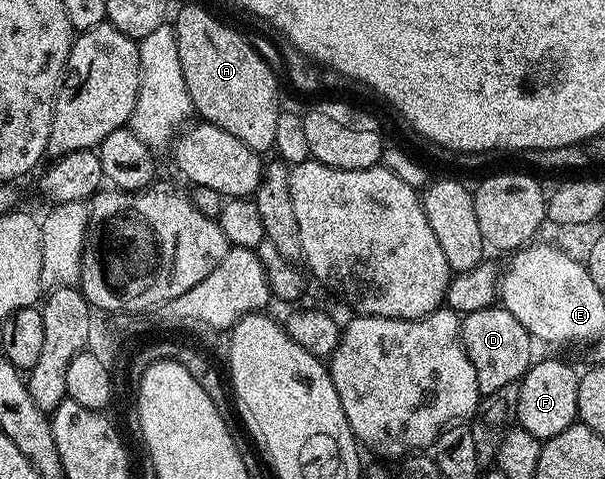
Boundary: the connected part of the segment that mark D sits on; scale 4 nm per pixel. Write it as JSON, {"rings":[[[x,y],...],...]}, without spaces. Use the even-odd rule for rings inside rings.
{"rings":[[[502,305],[474,309],[474,313],[463,316],[460,320],[460,340],[470,357],[470,365],[474,365],[481,396],[492,394],[504,385],[523,379],[534,362],[532,336],[524,328],[522,321],[518,321],[518,317],[514,317],[514,313],[510,313]]]}

